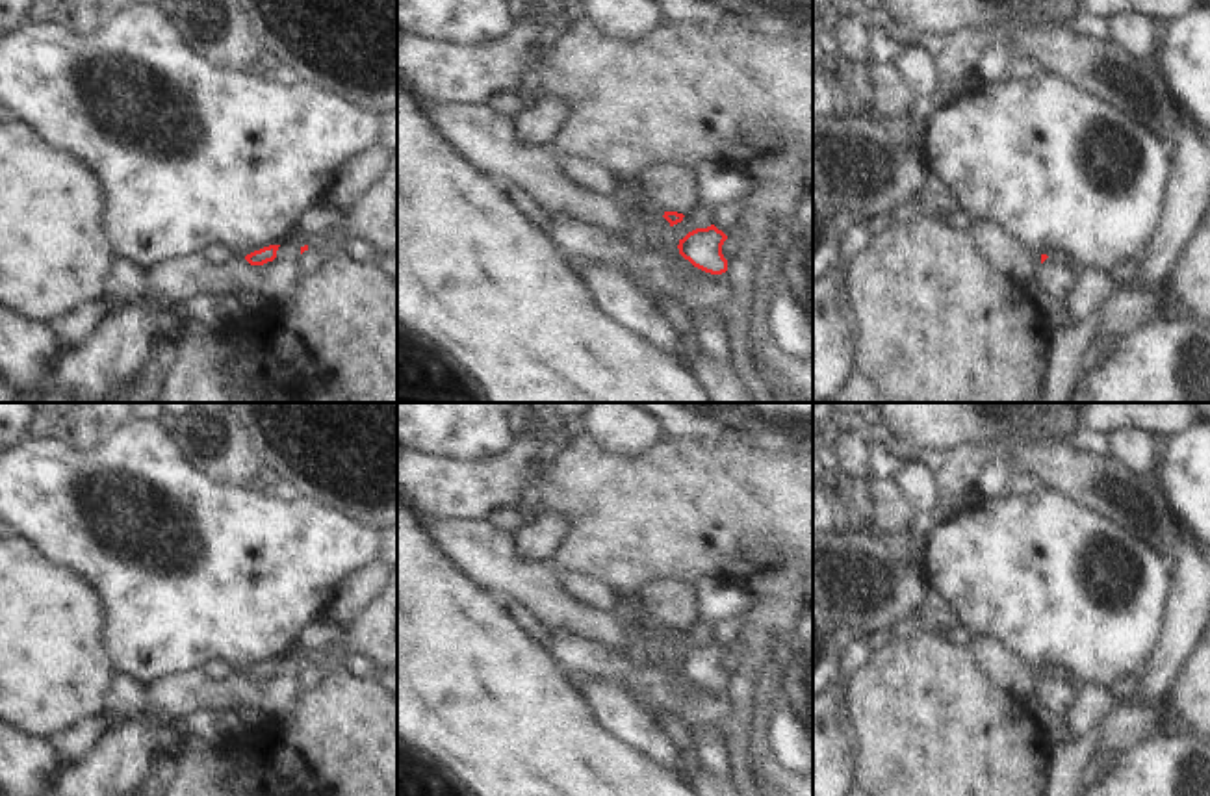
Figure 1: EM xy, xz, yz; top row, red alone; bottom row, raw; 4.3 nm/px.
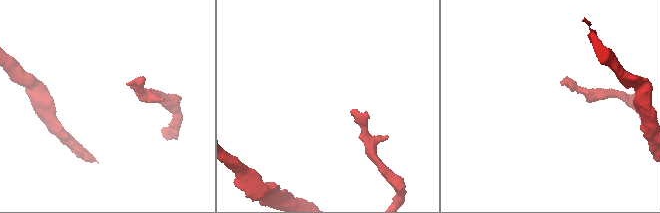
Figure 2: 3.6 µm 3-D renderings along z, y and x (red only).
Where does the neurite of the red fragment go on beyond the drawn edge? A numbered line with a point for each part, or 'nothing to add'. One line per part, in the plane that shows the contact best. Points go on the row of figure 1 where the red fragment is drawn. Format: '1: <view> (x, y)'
nothing to add

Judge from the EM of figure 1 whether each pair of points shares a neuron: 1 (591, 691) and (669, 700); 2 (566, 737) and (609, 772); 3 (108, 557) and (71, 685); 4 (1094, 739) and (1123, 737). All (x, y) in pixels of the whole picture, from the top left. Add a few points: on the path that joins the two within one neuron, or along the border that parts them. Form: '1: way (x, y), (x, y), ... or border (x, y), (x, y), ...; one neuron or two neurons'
1: border (587, 678), (596, 678), (622, 689), (648, 715); two neurons
2: way (578, 748), (598, 767); one neuron
3: border (65, 568), (95, 594), (102, 611), (102, 641); two neurons
4: way (1101, 735), (1116, 735); one neuron

